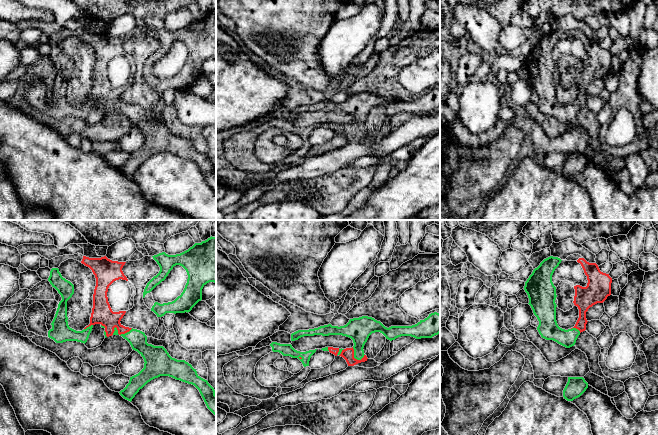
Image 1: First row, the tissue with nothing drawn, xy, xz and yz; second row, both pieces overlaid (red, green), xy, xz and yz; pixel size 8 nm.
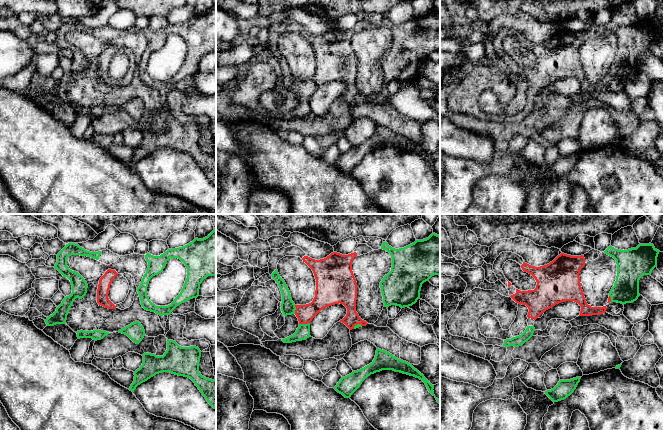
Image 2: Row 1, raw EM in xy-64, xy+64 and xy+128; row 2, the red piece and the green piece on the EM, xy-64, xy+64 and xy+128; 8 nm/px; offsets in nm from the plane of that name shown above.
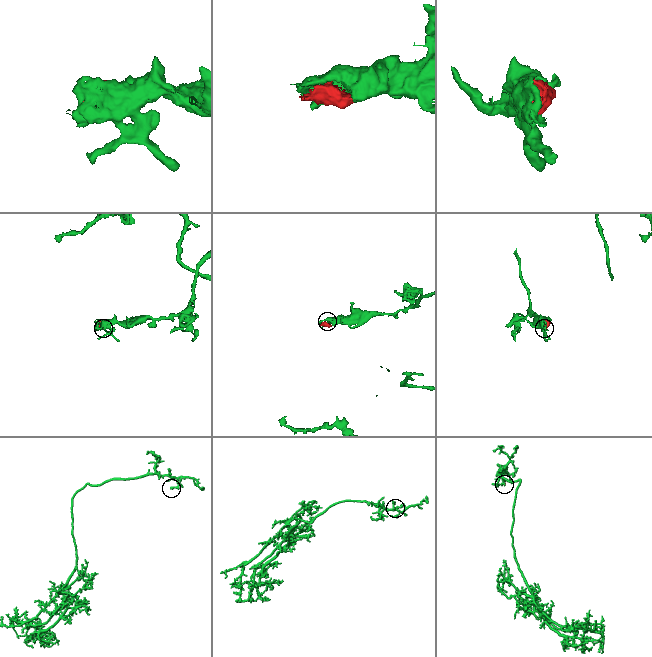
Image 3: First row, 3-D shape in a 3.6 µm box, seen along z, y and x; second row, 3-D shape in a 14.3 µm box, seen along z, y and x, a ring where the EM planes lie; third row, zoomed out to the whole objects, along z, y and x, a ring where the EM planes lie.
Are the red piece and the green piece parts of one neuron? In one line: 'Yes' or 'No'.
Yes

